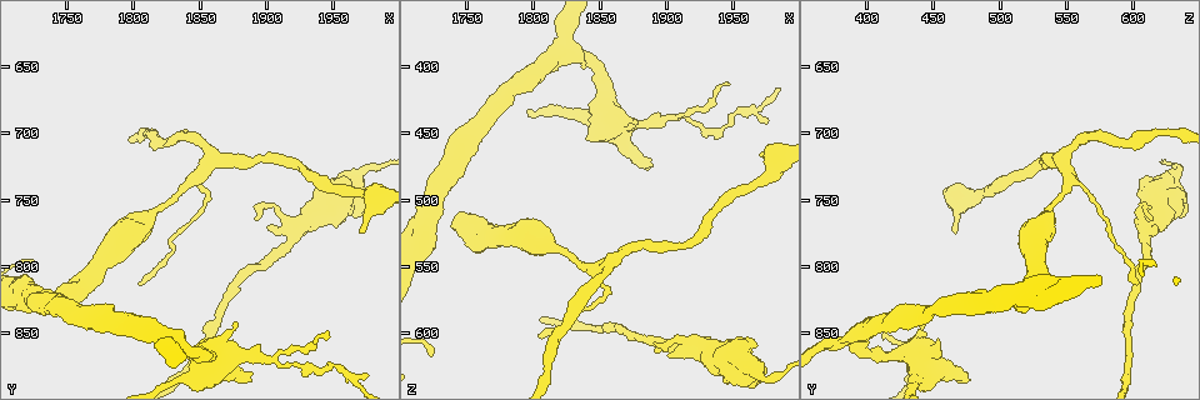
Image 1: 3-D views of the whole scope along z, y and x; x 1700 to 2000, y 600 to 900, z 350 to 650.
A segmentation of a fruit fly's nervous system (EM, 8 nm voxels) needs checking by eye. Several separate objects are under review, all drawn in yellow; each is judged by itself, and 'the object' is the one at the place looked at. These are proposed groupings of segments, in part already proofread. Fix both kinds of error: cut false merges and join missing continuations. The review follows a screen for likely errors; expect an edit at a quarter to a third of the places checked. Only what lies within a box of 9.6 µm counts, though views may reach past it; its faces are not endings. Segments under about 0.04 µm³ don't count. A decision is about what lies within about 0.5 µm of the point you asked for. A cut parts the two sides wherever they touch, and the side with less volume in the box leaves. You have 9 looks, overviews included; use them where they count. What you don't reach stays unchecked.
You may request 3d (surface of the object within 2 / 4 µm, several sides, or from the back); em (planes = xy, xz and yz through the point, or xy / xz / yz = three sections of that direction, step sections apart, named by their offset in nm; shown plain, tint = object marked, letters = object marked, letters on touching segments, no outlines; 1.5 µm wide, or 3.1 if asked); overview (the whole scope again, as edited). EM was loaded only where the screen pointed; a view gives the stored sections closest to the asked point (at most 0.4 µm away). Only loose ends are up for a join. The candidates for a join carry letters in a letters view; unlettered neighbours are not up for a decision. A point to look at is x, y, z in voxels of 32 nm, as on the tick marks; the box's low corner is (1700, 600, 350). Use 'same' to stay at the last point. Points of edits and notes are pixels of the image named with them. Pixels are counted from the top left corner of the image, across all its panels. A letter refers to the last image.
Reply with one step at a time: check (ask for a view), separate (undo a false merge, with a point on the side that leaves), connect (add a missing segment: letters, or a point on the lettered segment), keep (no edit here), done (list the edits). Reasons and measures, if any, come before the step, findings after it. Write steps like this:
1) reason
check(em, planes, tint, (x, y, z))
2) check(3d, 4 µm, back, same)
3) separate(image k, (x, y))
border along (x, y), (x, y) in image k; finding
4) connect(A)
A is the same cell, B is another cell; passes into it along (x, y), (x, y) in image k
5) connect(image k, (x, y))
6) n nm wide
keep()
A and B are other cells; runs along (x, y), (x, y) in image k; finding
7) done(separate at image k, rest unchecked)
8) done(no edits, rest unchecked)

thin neck
check(em, planes, letters, (1810, 700, 622))

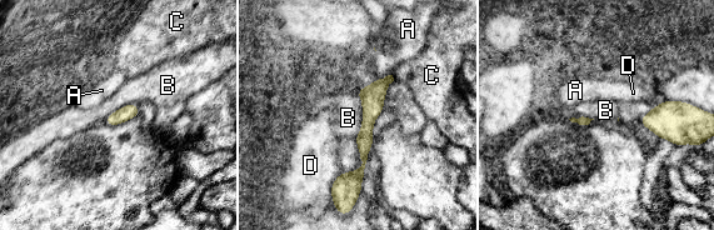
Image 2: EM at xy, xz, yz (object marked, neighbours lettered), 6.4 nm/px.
keep()
A, B, C and D are other cells; border along (358, 95), (362, 126), (354, 138) in image 2; continuous, no second neuron

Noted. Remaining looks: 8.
long arm stops here
check(3d, 4 µm, (1802, 812, 602))

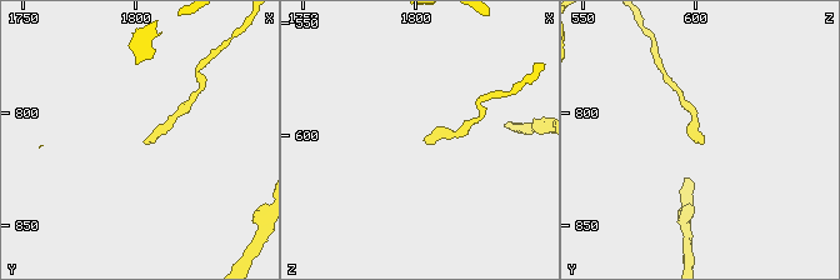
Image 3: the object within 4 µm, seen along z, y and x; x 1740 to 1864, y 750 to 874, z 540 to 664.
check(em, yz, step 8, plain, (1803, 814, 602))

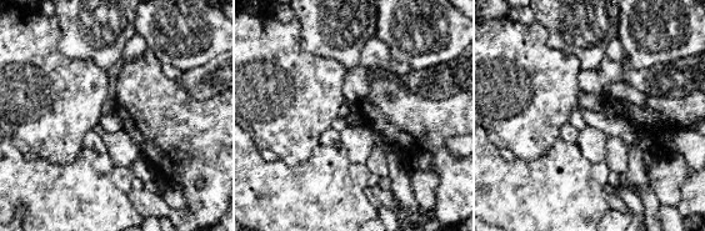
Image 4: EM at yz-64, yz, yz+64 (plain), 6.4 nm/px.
what lies round it
check(em, yz, step 8, letters, same)

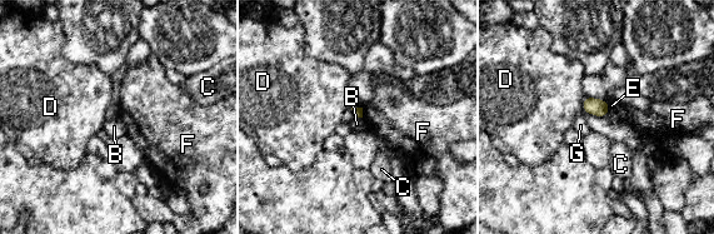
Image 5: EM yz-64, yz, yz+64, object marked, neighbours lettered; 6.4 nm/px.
keep()
B, C, D, E, F and G are other cells; border along (355, 115), (360, 118) in image 5; no lettered segment goes on from it

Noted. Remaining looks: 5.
free end
check(3d, 2 µm, (1892, 882, 476))

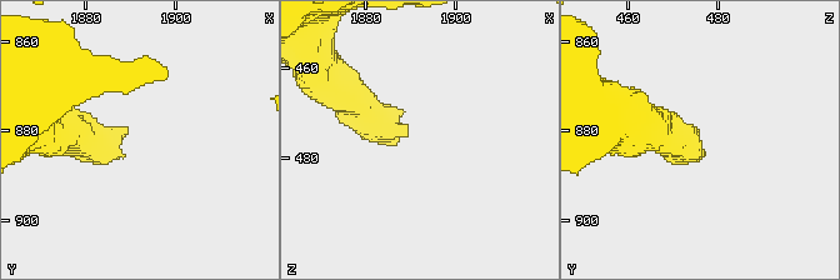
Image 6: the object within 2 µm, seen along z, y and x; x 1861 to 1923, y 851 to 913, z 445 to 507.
check(em, xz, step 4, letters, (1890, 879, 475))

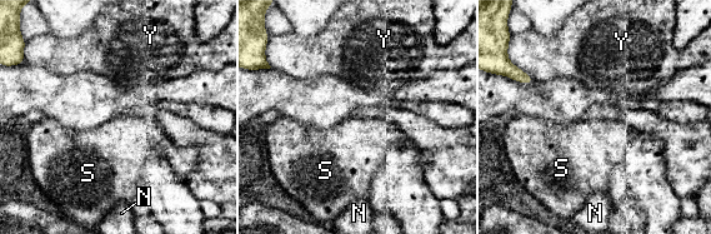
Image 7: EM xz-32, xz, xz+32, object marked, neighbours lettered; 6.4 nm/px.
another direction
check(em, planes, letters, same)

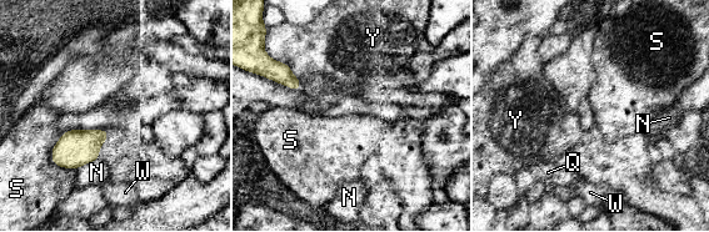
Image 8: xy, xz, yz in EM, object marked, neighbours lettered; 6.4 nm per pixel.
keep()
N, Q, S, W and Y are other cells; no lettered segment goes on from it

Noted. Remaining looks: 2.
an open end
check(em, xy, step 4, tint, (1976, 880, 440))

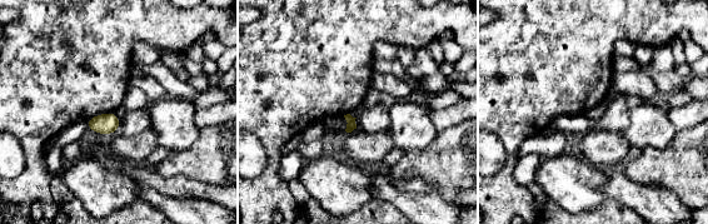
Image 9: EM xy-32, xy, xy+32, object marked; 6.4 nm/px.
another direction
check(em, planes, letters, same)

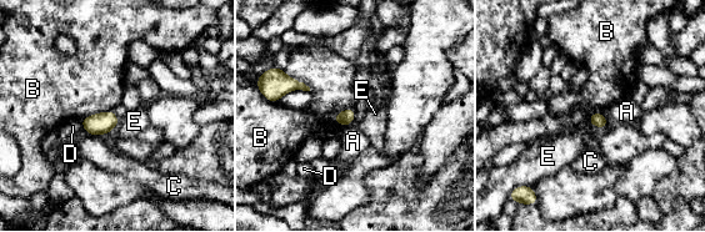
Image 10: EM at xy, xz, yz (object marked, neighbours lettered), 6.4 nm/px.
keep()
A, B, C, D and E are other cells; no lettered segment goes on from it

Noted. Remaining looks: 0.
done(no edits, rest unchecked)

